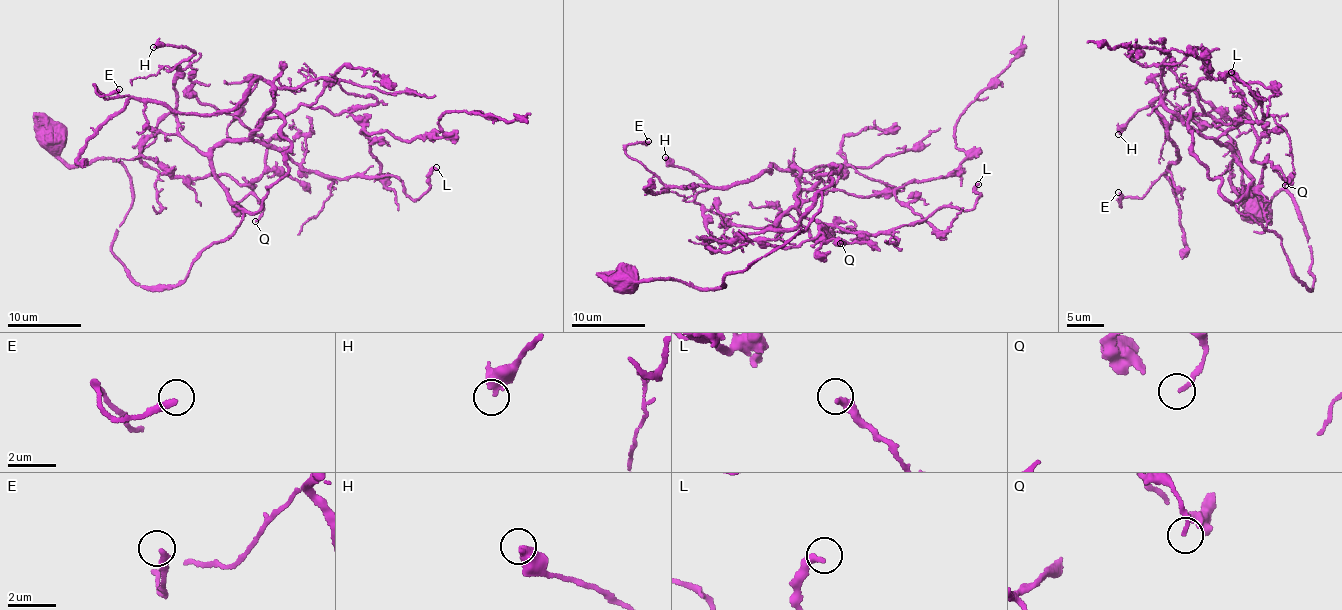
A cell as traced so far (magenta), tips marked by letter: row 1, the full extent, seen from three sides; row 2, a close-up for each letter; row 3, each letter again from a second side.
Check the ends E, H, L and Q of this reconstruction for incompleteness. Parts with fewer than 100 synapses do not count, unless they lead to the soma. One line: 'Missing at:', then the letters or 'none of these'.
Missing at: none of these

